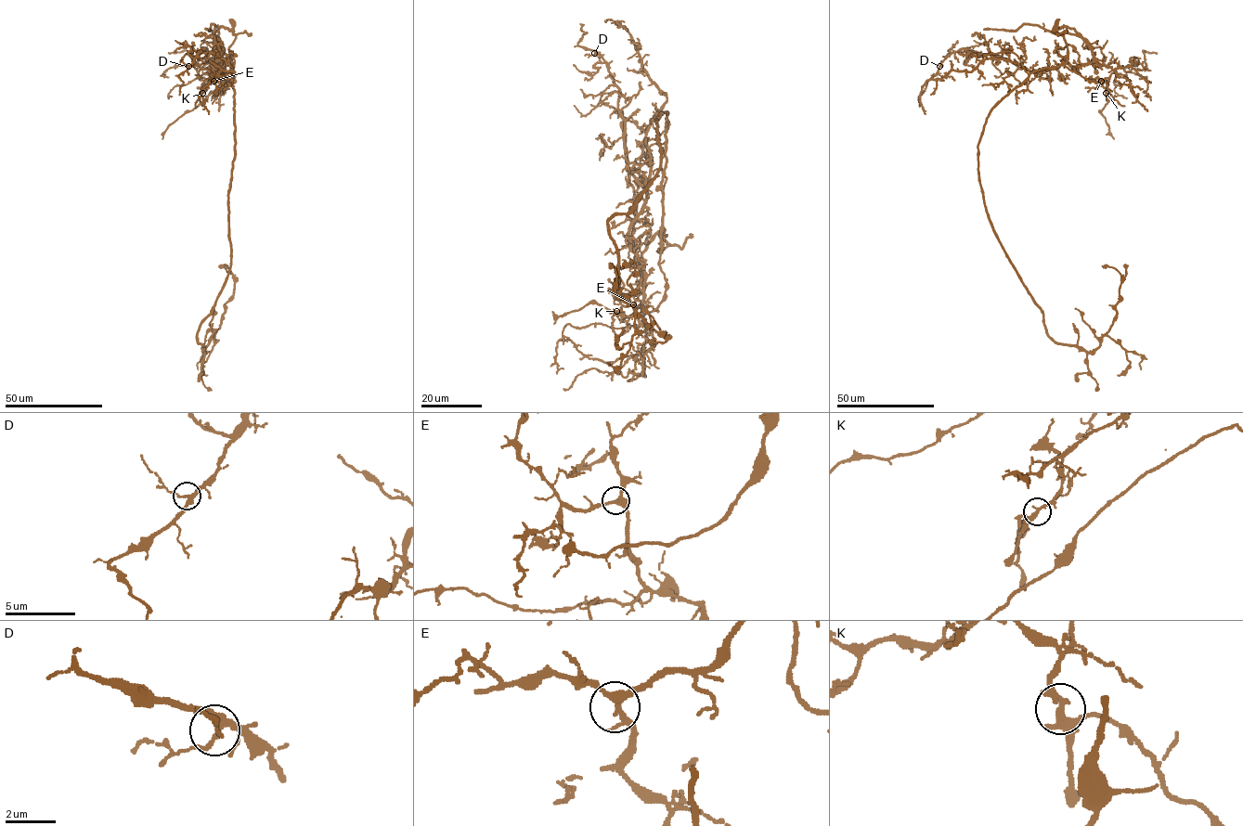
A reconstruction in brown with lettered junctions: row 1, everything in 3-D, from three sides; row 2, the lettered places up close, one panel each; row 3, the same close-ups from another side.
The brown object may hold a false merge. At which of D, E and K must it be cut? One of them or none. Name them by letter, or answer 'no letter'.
no letter

